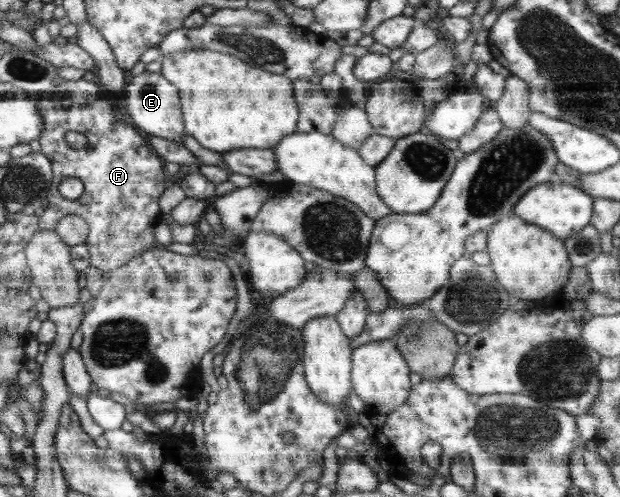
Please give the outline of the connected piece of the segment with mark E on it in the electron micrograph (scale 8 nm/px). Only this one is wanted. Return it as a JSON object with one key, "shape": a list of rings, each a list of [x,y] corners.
{"shape":[[[144,71],[136,76],[131,76],[131,82],[124,86],[126,94],[126,117],[143,134],[158,136],[161,139],[175,141],[183,144],[186,134],[180,109],[179,91],[161,73]]]}

